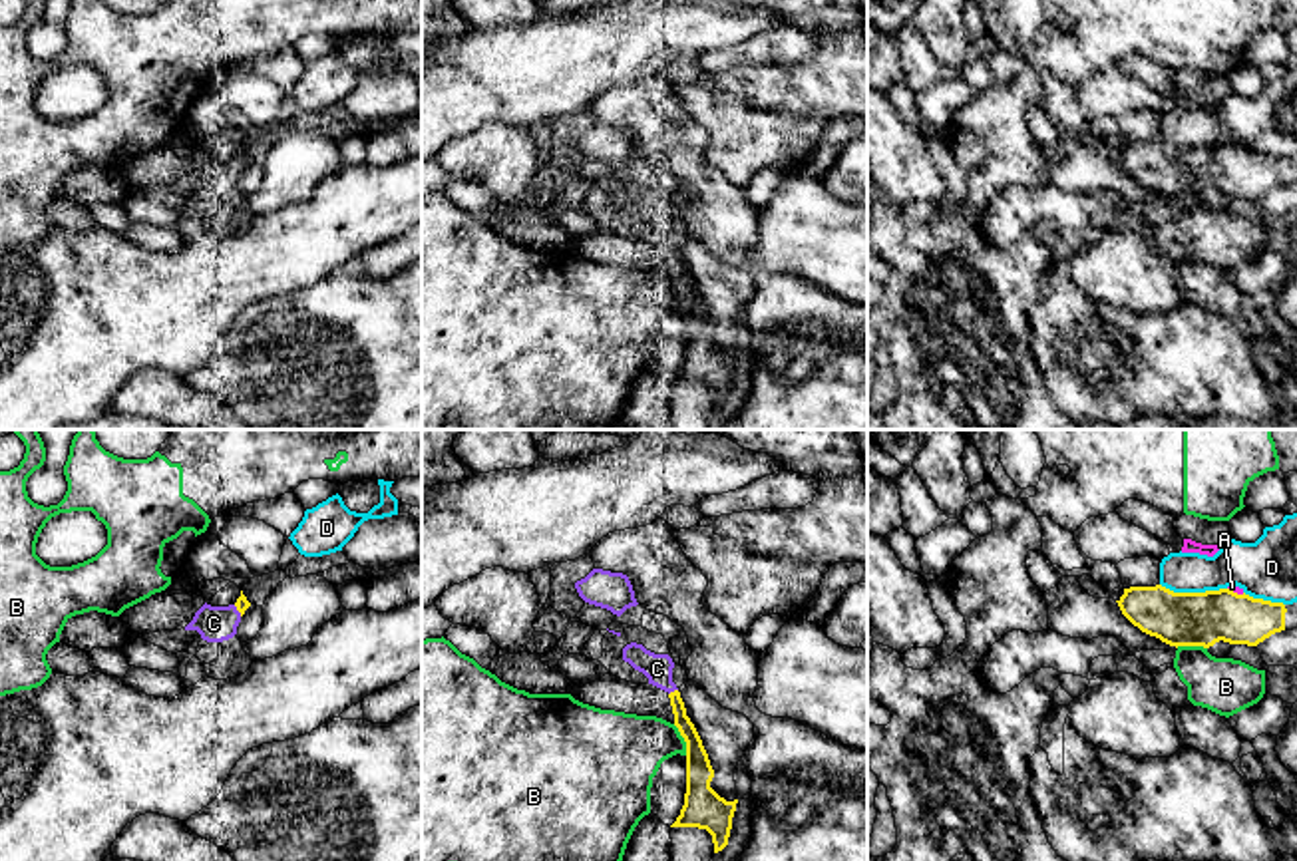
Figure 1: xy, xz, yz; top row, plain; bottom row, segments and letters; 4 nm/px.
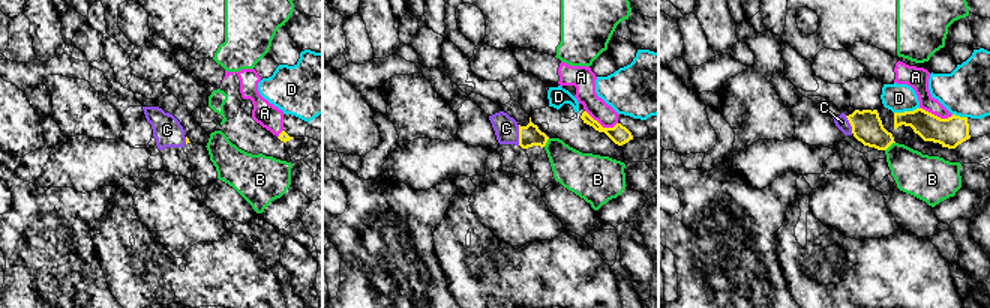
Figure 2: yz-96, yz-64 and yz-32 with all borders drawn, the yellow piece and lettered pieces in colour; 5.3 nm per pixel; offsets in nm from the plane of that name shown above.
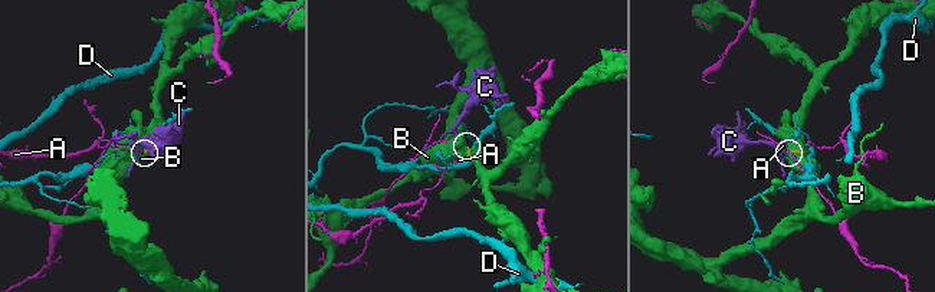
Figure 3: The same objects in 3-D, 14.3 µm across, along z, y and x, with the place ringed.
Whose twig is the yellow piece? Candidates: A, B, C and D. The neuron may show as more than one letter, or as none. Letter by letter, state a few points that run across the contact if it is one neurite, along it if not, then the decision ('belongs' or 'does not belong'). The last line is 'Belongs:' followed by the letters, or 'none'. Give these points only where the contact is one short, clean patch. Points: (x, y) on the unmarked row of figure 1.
A: does not belong
B: does not belong
C: belongs
D: does not belong
Belongs: C

